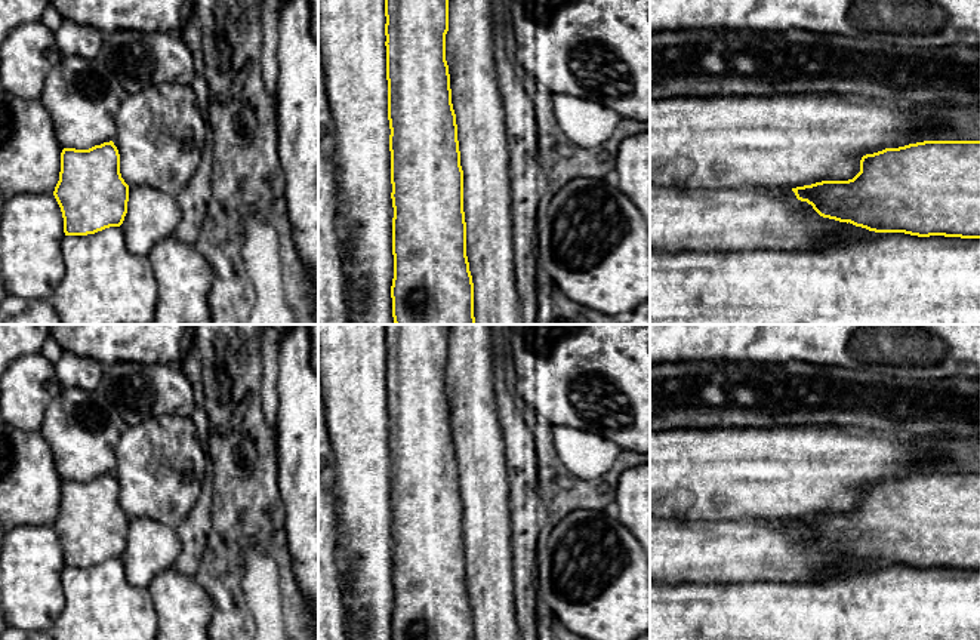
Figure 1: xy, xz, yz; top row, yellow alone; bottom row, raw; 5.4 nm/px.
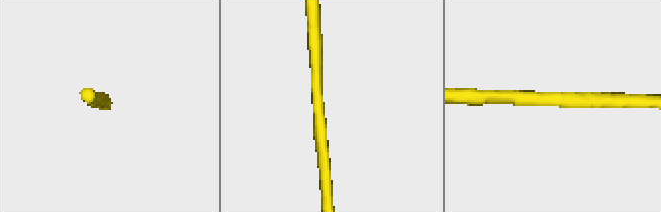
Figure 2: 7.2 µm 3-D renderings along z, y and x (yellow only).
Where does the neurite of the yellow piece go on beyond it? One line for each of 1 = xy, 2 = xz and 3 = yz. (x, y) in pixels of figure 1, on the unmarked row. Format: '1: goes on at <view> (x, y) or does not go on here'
1: does not go on here
2: does not go on here
3: does not go on here

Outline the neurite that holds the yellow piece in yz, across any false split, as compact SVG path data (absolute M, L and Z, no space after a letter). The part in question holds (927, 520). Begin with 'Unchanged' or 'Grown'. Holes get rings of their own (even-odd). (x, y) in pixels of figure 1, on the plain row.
Unchanged. M924 473L866 486L860 504L848 513L822 513L792 520L823 550L850 554L875 564L905 564L918 569L944 567L980 570L980 473Z

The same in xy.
Unchanged. M113 473L89 481L64 480L53 527L61 539L65 567L87 567L120 559L127 545L129 517L120 505L120 486Z

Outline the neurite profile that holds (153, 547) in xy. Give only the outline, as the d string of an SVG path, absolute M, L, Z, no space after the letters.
M145 517L129 520L127 545L120 557L126 579L147 588L160 572L173 567L181 550L176 529Z

